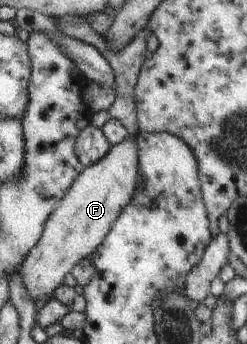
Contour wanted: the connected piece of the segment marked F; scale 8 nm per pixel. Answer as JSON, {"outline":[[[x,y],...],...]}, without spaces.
{"outline":[[[134,138],[112,145],[110,151],[98,161],[84,167],[74,179],[66,195],[60,199],[44,225],[44,232],[35,247],[27,254],[19,268],[22,283],[32,299],[44,299],[63,284],[68,273],[82,259],[89,257],[108,235],[108,231],[128,206],[138,179],[137,146]]]}

